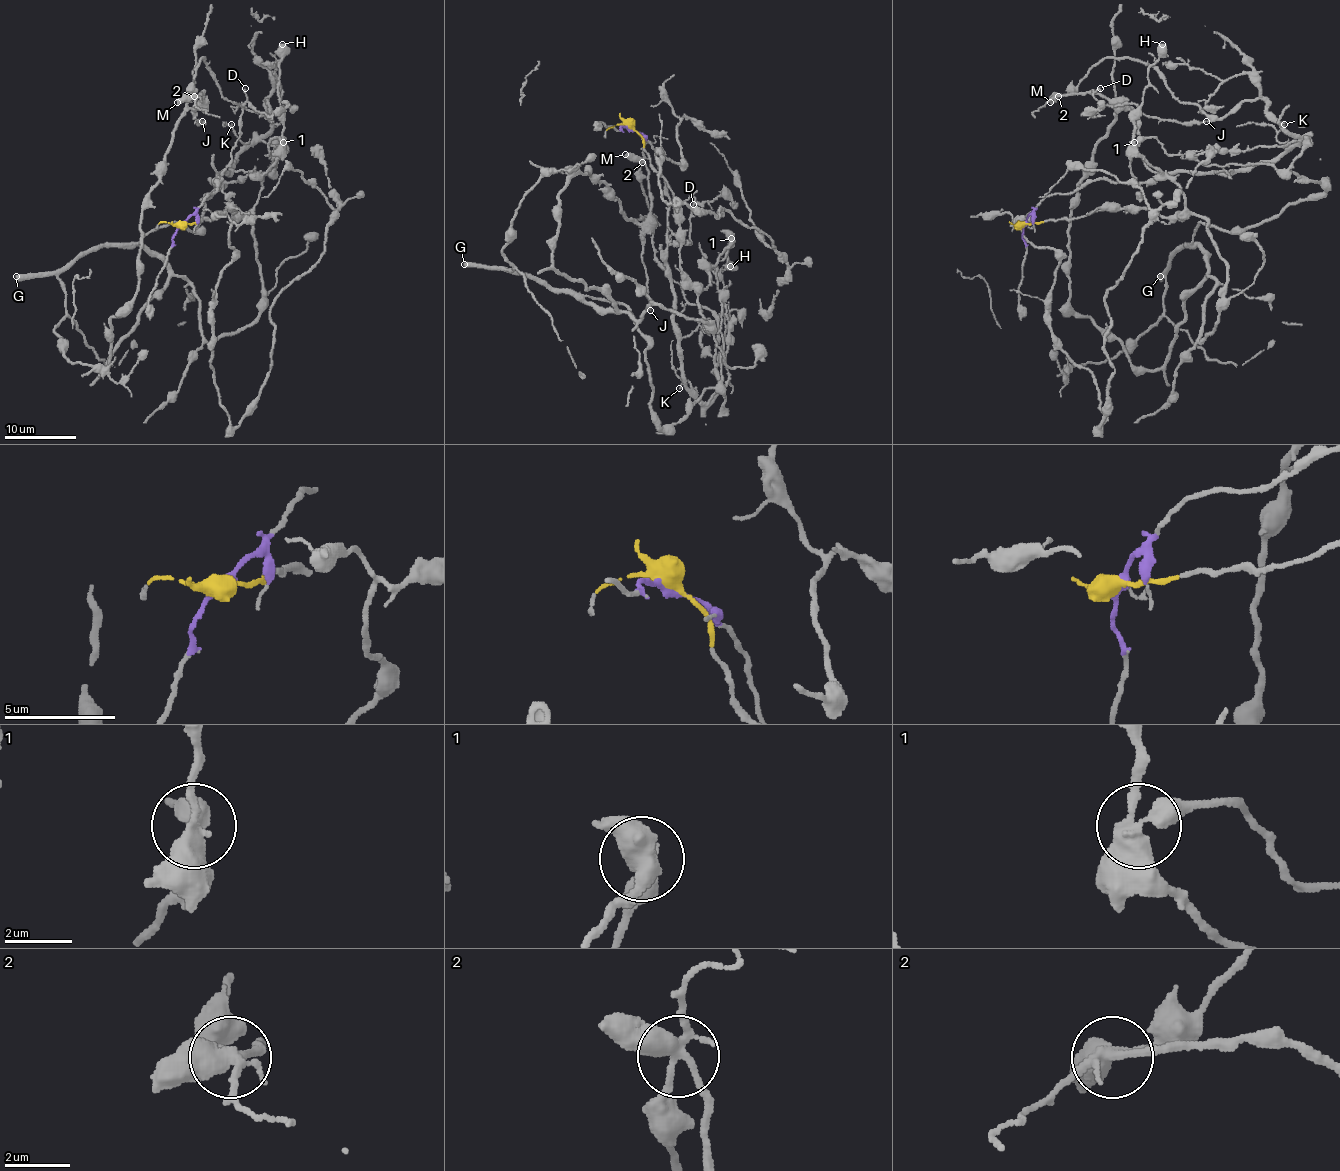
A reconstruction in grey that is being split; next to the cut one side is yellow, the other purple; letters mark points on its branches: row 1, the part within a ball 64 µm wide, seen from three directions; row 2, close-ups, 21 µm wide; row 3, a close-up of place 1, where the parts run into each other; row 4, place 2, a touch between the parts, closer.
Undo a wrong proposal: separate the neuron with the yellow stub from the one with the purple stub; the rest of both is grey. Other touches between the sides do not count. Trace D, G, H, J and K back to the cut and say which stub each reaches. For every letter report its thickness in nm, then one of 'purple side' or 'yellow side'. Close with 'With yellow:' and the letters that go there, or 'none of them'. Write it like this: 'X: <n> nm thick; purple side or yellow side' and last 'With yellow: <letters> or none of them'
D: 150 nm thick; purple side
G: 550 nm thick; yellow side
H: 700 nm thick; yellow side
J: 150 nm thick; yellow side
K: 160 nm thick; purple side
With yellow: G, H, J

